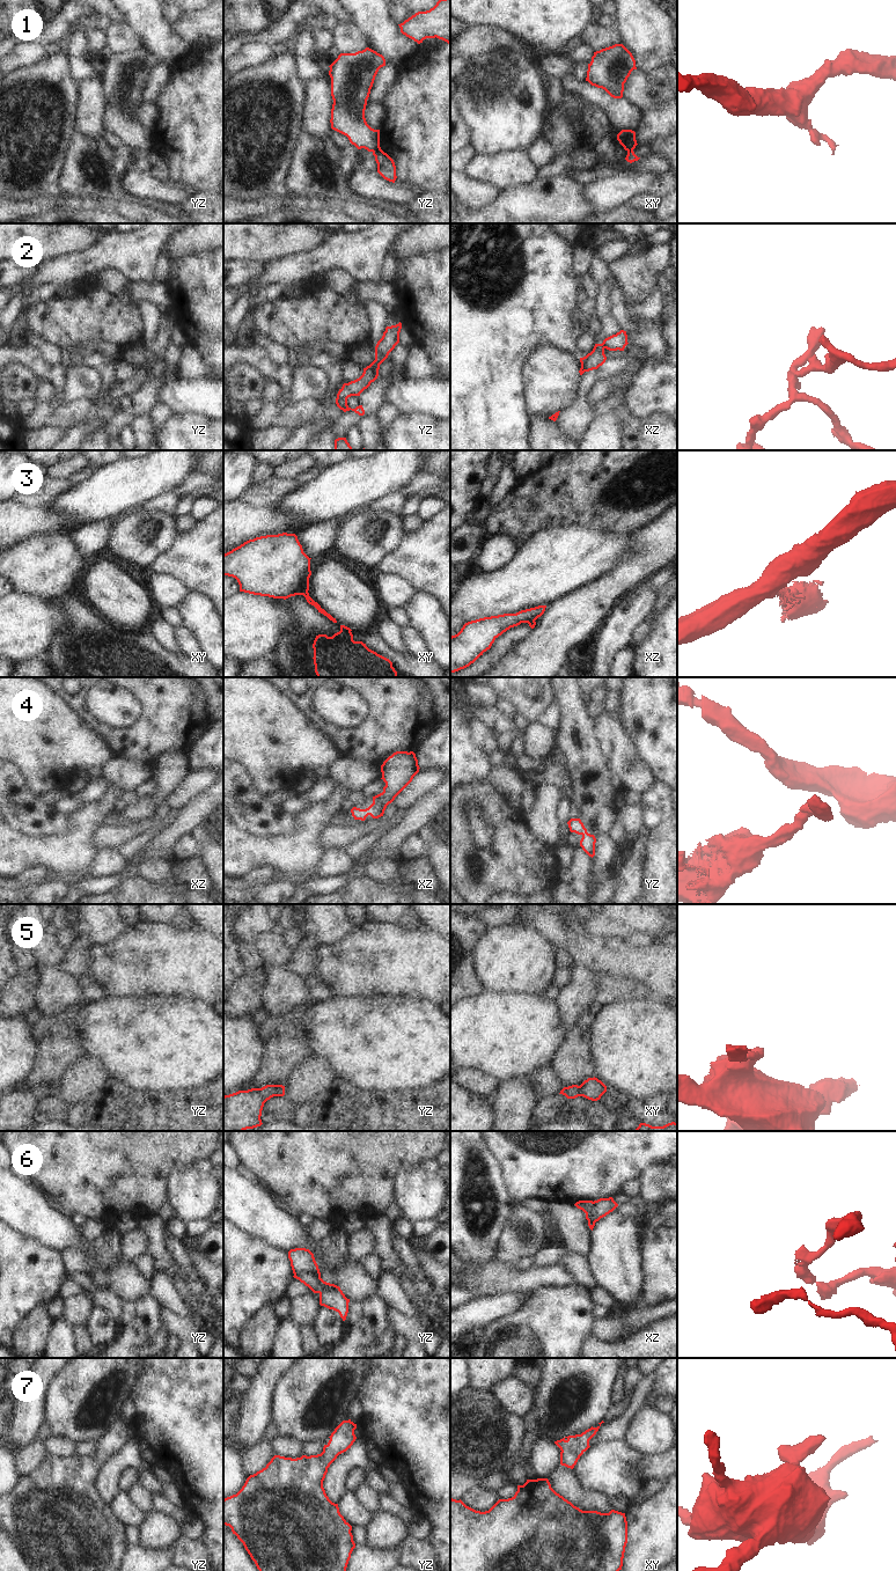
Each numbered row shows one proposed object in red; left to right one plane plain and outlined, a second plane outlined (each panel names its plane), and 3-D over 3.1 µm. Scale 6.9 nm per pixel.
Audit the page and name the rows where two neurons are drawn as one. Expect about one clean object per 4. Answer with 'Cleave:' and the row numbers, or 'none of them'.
Cleave: 1, 2, 3, 5, 6

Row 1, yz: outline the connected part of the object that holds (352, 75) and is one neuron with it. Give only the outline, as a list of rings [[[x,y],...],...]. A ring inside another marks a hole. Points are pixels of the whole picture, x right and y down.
[[[366,47],[355,53],[340,53],[329,66],[331,78],[331,129],[346,135],[358,149],[376,152],[380,130],[372,129],[365,118],[367,100],[375,76],[385,59]]]

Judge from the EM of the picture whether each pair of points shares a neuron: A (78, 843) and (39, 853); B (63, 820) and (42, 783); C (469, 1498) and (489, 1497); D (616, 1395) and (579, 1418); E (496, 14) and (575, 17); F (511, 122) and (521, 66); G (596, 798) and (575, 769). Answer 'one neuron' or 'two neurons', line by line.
A: one neuron
B: two neurons
C: one neuron
D: two neurons
E: one neuron
F: one neuron
G: one neuron

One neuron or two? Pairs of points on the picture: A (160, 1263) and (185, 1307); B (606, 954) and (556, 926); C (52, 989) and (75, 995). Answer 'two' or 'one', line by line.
A: two
B: one
C: one

